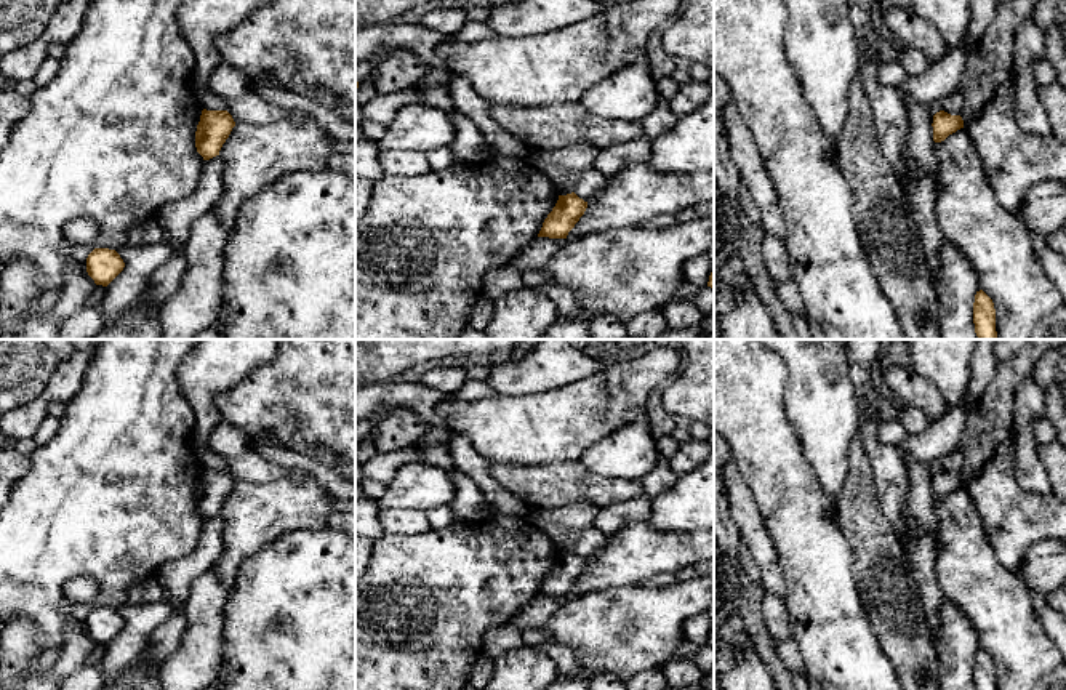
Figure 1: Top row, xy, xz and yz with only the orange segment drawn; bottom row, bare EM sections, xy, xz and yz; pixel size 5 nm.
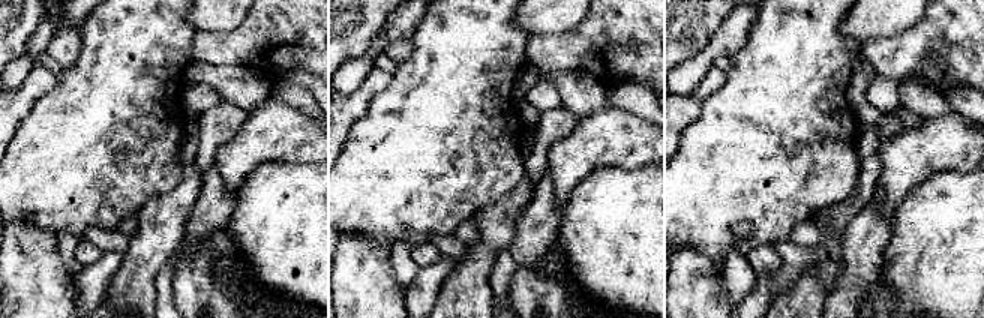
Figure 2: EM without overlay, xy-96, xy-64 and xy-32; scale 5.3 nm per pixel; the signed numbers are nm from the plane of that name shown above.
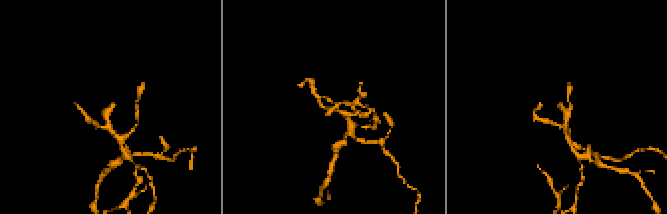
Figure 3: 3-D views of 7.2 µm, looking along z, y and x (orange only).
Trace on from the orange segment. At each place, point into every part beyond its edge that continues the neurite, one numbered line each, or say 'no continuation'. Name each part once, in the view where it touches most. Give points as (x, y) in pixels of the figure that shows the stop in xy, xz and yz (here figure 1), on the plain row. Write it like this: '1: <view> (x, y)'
no continuation

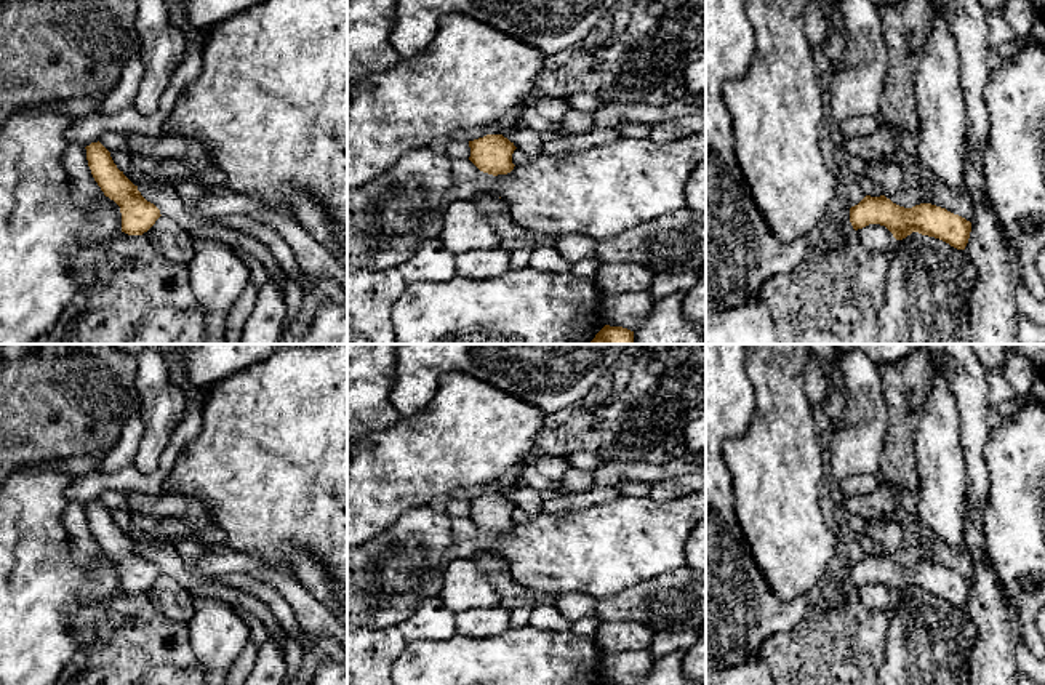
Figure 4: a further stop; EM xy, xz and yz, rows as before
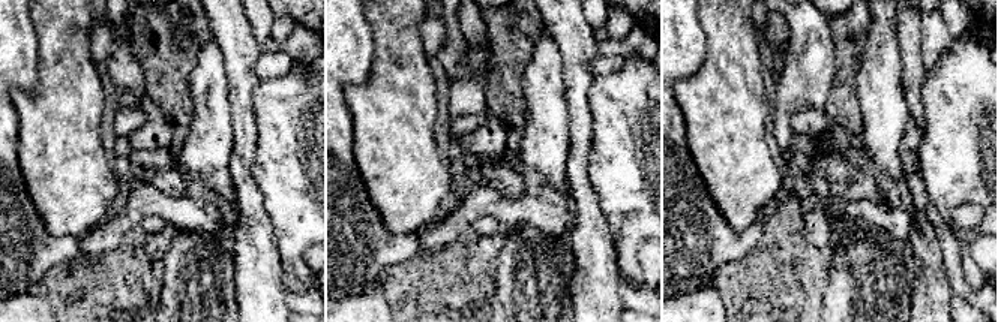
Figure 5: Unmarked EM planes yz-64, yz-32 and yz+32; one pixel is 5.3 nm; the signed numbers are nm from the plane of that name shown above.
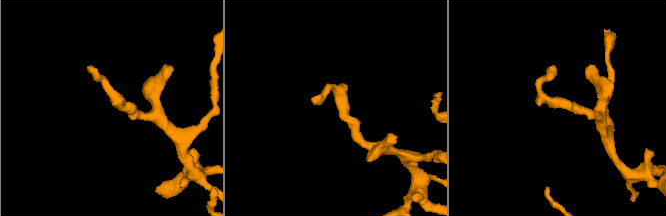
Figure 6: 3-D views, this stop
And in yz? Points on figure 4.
1: yz (845, 589)

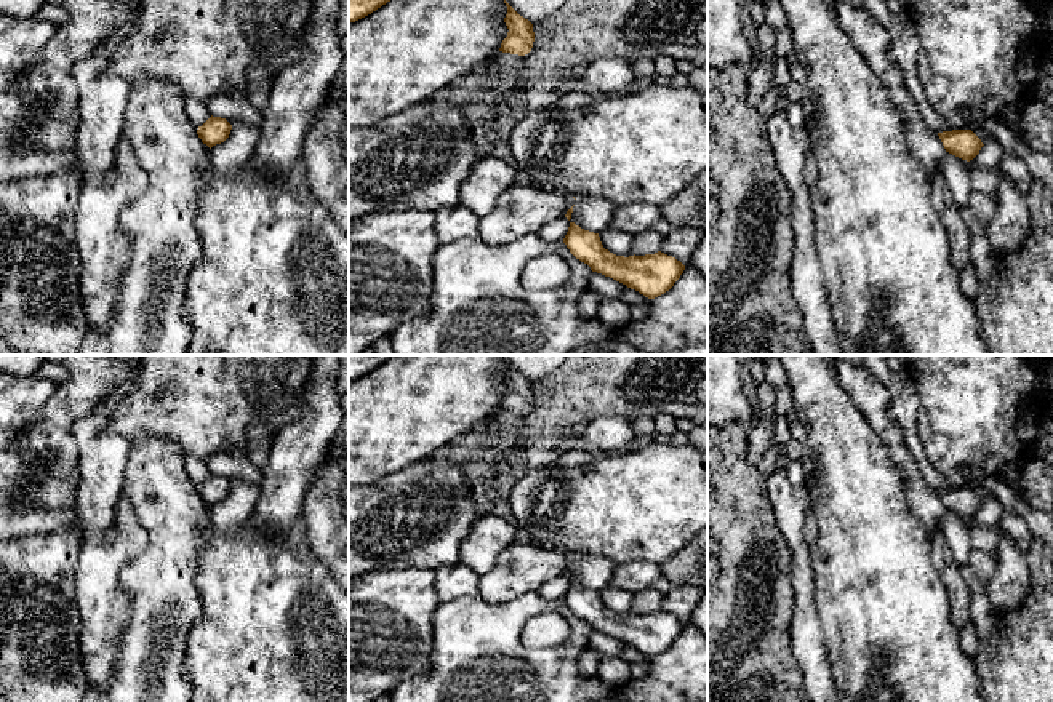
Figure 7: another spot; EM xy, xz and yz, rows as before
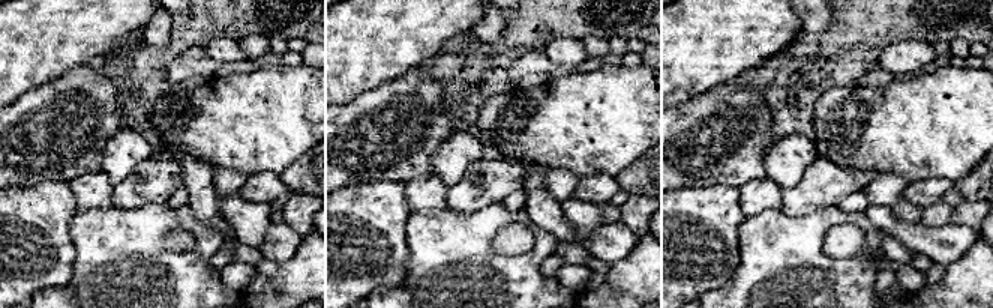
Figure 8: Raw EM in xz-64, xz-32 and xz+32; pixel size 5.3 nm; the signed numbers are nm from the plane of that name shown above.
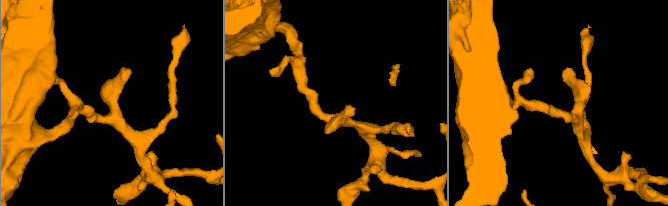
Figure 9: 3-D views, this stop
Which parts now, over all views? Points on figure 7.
no continuation

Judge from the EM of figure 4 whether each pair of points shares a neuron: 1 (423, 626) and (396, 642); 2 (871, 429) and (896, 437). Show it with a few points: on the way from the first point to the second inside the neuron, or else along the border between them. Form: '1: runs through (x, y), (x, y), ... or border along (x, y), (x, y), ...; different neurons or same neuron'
1: border along (397, 626), (407, 640); different neurons
2: border along (884, 396), (887, 432), (879, 471); different neurons

